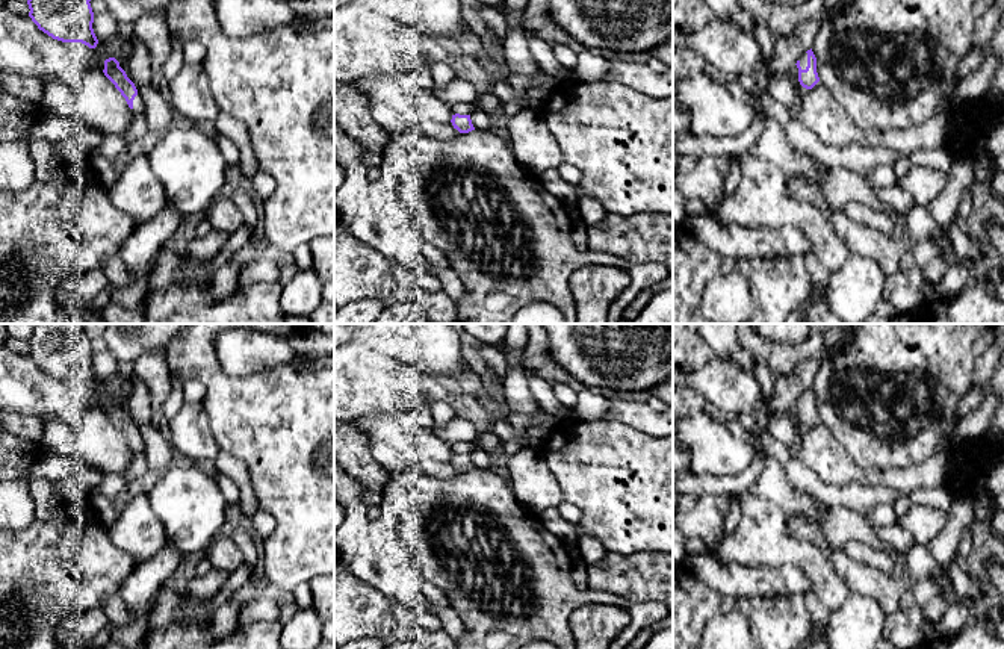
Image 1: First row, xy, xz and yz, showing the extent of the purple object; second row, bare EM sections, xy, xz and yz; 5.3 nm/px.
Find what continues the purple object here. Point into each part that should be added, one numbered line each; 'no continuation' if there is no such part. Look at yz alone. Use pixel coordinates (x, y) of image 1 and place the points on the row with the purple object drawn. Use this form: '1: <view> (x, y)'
no continuation

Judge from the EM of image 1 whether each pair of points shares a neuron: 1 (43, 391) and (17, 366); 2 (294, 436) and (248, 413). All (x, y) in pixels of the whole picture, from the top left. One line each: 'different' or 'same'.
1: same
2: same

